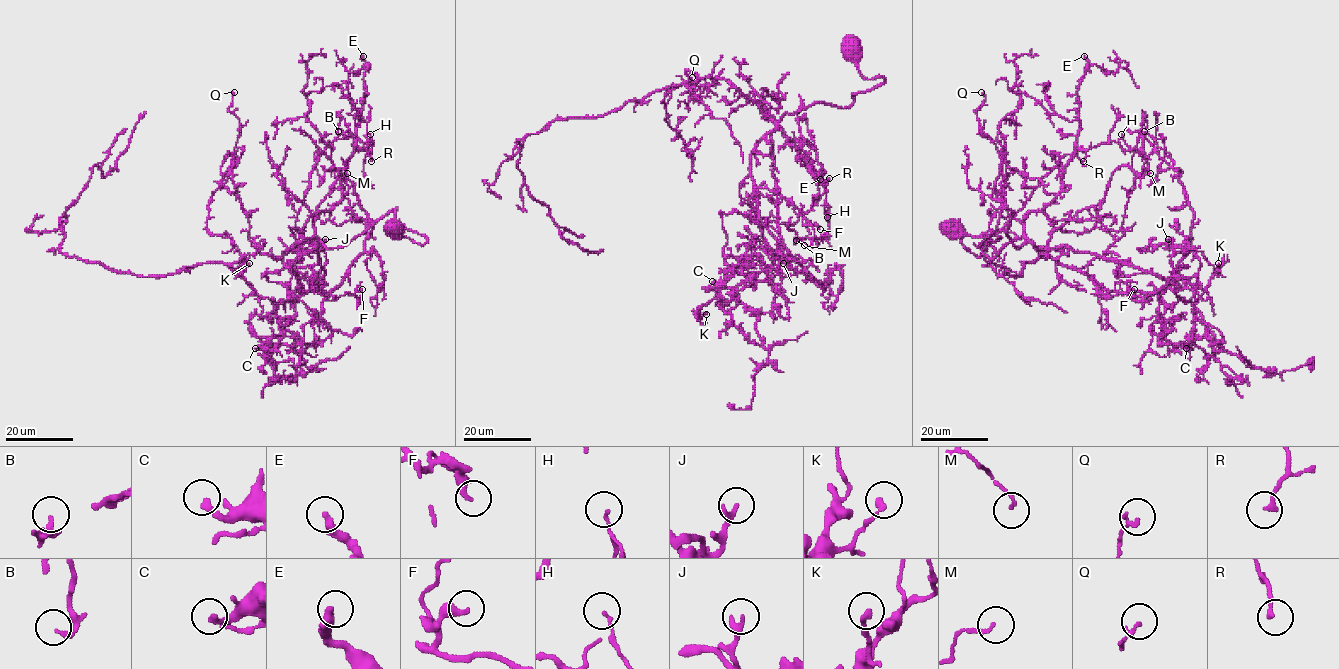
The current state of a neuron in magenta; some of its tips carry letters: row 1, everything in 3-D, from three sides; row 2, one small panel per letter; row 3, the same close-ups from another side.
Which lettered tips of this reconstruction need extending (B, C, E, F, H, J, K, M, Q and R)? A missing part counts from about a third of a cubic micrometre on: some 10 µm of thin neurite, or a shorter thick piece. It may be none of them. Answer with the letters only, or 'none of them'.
E

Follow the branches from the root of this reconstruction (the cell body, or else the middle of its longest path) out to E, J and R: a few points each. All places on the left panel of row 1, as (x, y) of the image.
E: (394, 229), (427, 241), (395, 220), (395, 209), (334, 248), (314, 223), (342, 199), (365, 94), (363, 56)
J: (394, 229), (427, 241), (394, 209), (342, 246), (320, 241), (324, 274), (310, 289), (325, 239)
R: (394, 229), (427, 241), (395, 209), (342, 246), (316, 235), (347, 160), (371, 161)

